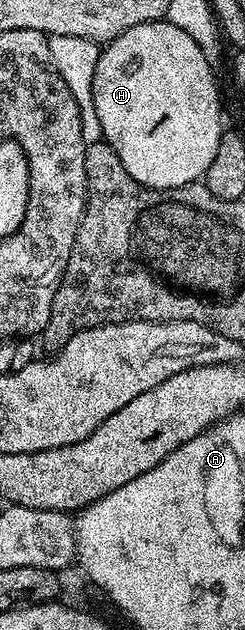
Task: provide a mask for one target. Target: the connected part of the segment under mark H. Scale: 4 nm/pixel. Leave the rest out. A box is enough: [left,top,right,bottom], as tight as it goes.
[92,21,224,191]

